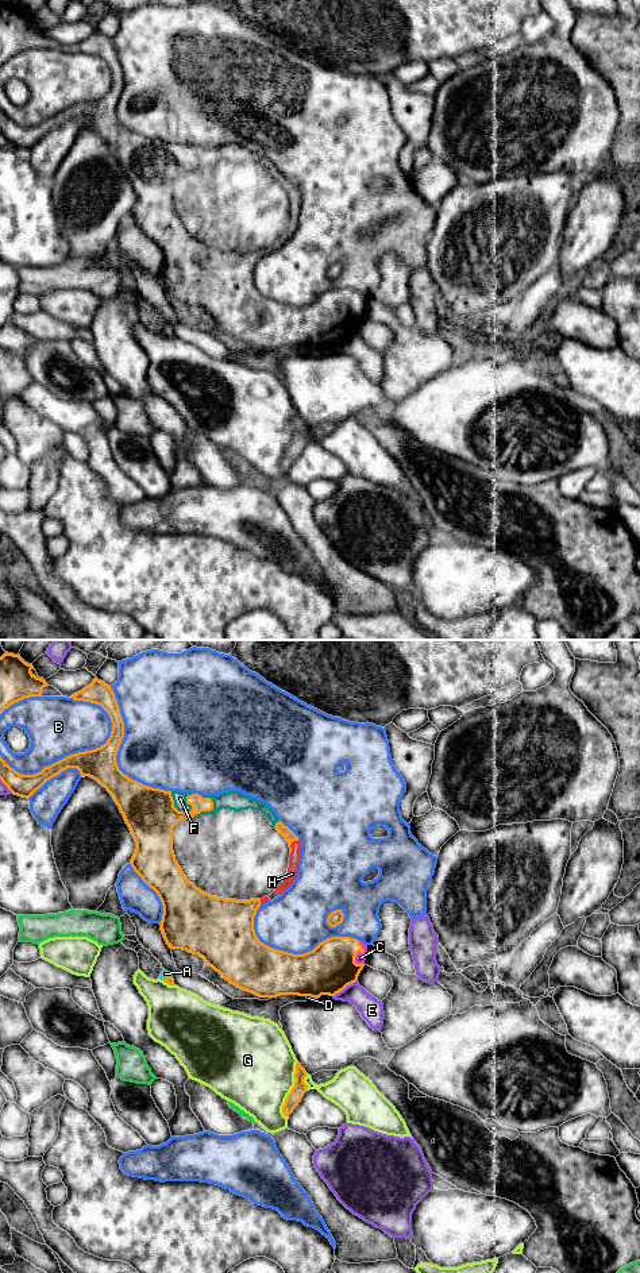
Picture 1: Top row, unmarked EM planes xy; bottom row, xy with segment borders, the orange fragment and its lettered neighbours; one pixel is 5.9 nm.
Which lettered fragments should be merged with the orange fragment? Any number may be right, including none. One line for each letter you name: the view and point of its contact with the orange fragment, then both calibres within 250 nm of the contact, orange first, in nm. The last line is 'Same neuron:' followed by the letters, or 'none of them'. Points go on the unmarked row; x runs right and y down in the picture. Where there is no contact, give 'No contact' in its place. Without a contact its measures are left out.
A: Touches orange at xy (168, 328). Thickness 50 nm (orange) against 50 nm
C: Touches orange at xy (357, 305). Thickness 300 nm (orange) against 60 nm
F: Touches orange at xy (174, 159). Thickness 300 nm (orange) against 80 nm
H: Touches orange at xy (290, 196). Thickness 60 nm (orange) against 70 nm
Same neuron: A, C, F, H

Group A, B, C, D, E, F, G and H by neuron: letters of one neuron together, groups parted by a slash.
A C F H / B / D / E / G

